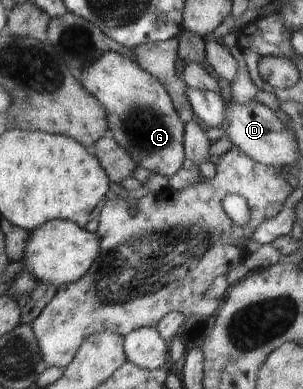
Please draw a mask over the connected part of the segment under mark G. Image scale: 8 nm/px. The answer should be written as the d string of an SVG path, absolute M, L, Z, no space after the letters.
M104 51L84 67L78 81L104 106L105 112L108 113L108 130L113 132L117 143L130 153L136 166L142 166L168 179L182 168L185 158L185 123L180 119L168 91L157 77L139 66L134 58L128 58L116 51Z

